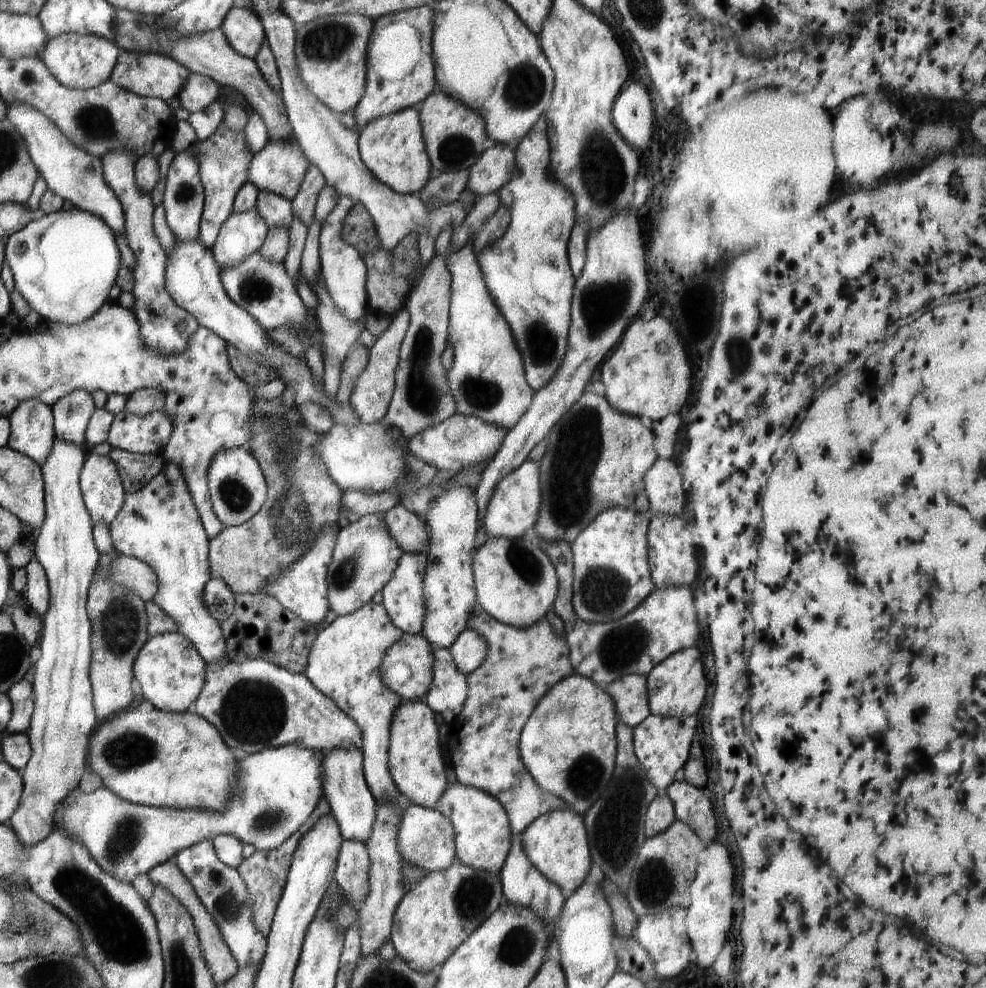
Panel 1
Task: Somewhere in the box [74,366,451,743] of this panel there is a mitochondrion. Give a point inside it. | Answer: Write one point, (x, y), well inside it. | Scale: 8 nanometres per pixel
(290, 518)

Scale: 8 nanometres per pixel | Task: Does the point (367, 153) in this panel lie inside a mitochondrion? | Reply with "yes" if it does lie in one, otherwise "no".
no

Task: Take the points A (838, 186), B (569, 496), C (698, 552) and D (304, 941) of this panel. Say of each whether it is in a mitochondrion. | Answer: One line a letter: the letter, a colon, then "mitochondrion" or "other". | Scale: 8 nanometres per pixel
A: other
B: mitochondrion
C: other
D: other

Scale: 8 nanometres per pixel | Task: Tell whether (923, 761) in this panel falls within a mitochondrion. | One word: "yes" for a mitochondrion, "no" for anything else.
no

